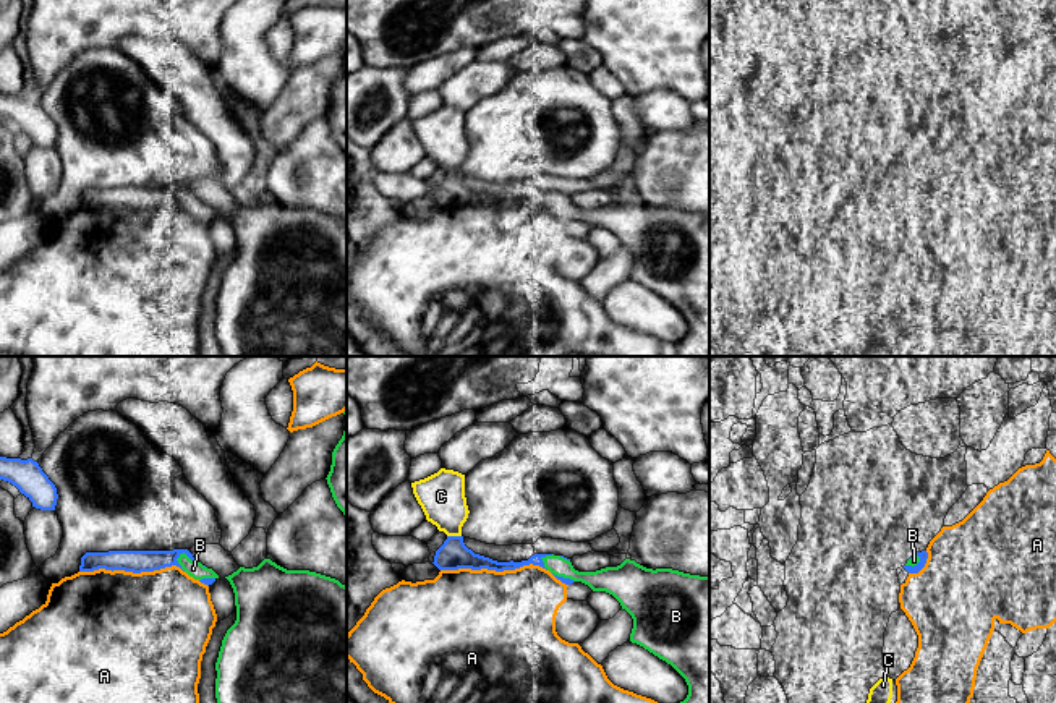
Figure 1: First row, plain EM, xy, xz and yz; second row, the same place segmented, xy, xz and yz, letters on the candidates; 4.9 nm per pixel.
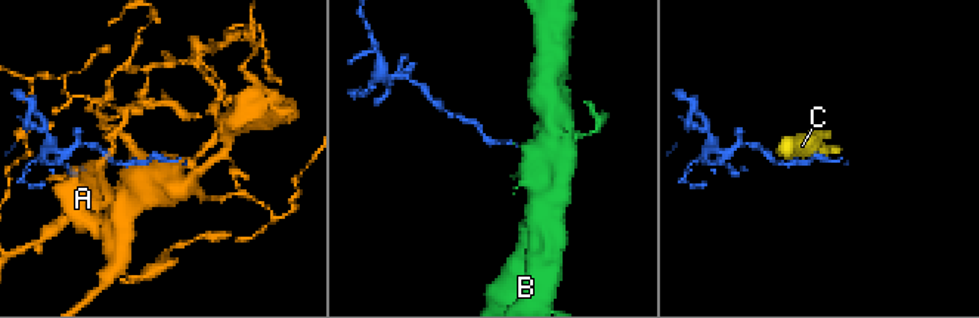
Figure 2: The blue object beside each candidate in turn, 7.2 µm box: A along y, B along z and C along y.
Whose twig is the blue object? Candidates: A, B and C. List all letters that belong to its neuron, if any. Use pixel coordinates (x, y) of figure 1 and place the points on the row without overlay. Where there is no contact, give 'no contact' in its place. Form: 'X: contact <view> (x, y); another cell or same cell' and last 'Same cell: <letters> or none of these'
A: contact xz (493, 206); another cell
B: contact xy (187, 191); same cell
C: contact xz (454, 174); another cell
Same cell: B

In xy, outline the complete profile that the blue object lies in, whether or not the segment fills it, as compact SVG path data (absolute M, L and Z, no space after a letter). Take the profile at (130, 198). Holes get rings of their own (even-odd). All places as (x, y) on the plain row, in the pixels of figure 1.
M188 186L173 188L109 188L86 190L81 194L79 209L125 207L133 211L154 209L177 202L194 217L204 222L212 222L219 212L198 199Z

